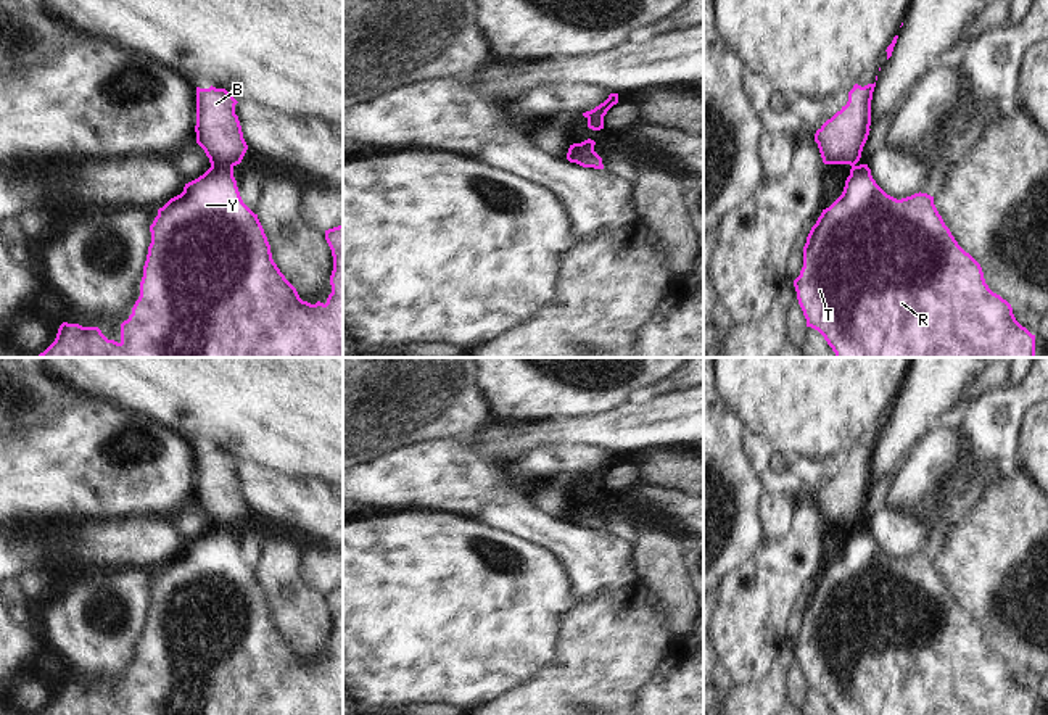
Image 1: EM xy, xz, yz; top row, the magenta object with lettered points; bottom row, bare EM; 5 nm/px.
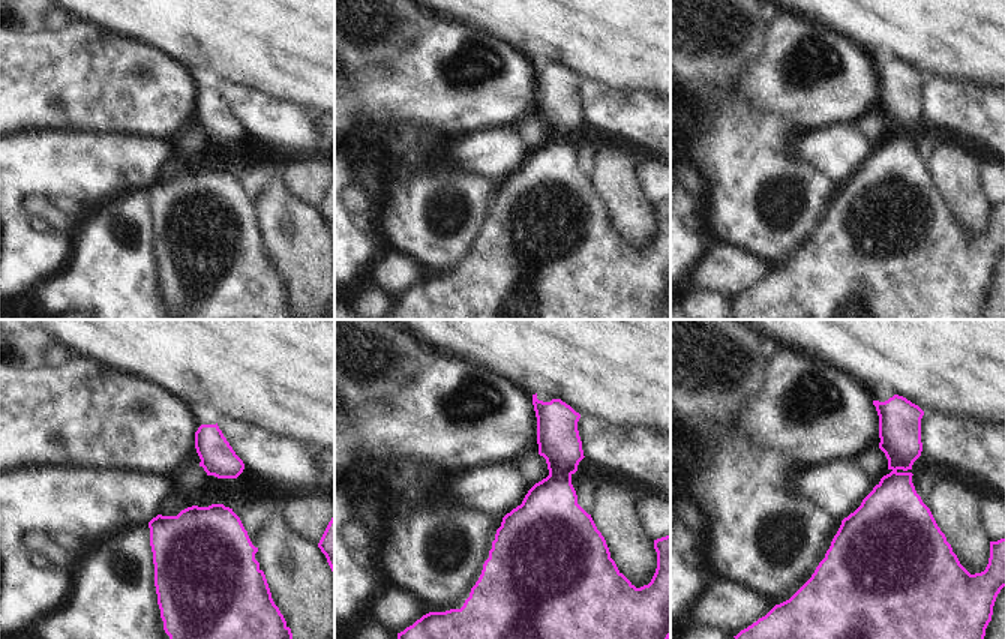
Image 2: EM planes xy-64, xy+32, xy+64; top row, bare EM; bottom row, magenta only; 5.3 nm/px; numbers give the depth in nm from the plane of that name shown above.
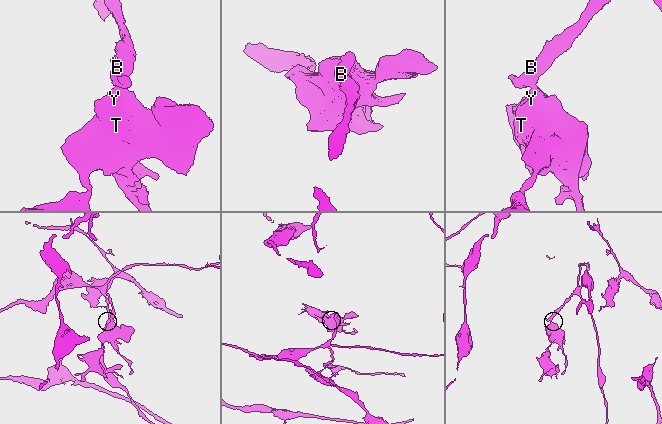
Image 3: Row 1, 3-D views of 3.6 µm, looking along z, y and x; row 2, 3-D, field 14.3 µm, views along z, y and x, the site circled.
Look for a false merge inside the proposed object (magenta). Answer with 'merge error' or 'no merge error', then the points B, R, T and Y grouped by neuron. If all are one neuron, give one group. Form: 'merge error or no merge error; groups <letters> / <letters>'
merge error; groups B / R T Y

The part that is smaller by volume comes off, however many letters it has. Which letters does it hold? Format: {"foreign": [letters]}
{"foreign": ["R", "T", "Y"]}

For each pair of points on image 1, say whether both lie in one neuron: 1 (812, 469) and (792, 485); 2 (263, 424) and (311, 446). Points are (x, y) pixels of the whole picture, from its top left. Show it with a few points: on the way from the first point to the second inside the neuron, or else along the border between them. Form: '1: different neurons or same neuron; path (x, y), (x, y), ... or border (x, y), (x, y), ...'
1: same neuron; path (807, 474), (797, 480)
2: same neuron; path (274, 424), (288, 424), (300, 435)

